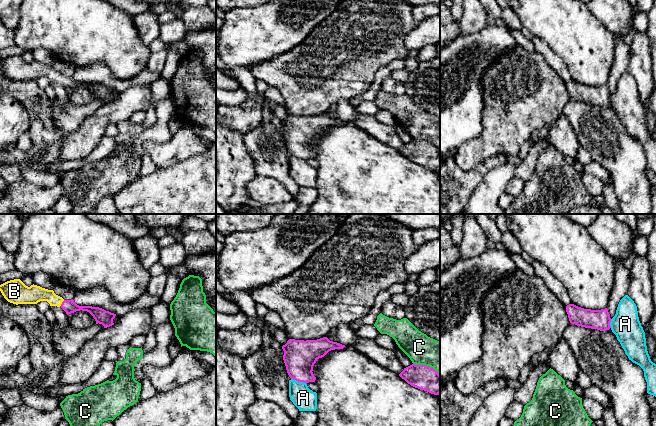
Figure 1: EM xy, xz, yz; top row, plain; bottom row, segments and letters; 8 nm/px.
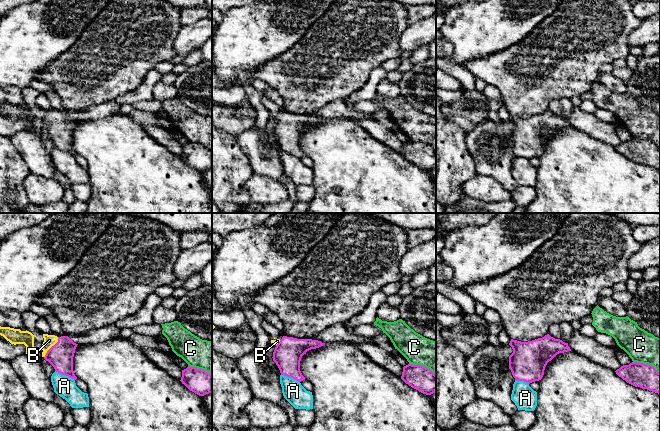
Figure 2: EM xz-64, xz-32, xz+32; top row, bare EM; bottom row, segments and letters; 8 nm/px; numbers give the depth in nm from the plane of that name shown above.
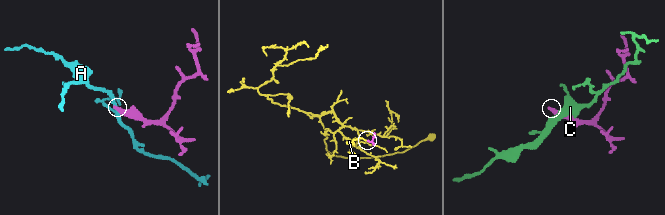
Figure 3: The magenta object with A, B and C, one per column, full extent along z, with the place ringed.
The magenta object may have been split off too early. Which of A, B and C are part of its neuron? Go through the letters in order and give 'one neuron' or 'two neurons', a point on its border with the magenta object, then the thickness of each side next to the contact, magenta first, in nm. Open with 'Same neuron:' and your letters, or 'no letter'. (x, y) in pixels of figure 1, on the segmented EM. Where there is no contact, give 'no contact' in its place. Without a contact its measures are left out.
Same neuron: B
A: two neurons; meets magenta in xz at (299, 381); 260 nm thick on the magenta side, 180 nm on the other
B: one neuron; meets magenta in xy at (62, 303); 110 nm thick on the magenta side, 140 nm on the other
C: two neurons; meets magenta in xz at (427, 366); 190 nm thick on the magenta side, 240 nm on the other

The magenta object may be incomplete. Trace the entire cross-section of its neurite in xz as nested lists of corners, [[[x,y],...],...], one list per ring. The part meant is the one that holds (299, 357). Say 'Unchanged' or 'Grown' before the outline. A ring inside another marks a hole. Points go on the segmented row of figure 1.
Unchanged. [[[327,337],[317,340],[289,339],[282,346],[283,360],[289,377],[303,383],[315,382],[313,366],[319,358],[329,351],[343,349],[345,345],[330,341]]]

